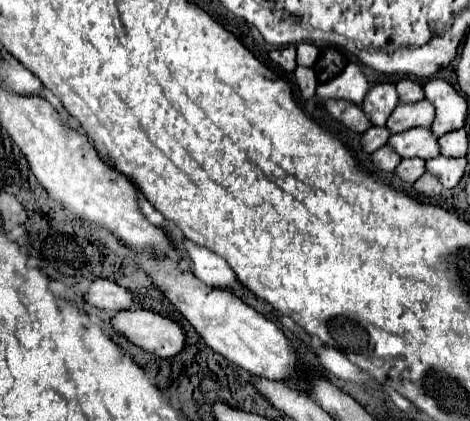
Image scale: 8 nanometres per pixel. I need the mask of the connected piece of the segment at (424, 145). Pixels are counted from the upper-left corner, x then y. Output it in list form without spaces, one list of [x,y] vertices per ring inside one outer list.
[[[414,127],[402,133],[396,133],[388,139],[388,145],[402,157],[420,157],[420,159],[432,159],[438,157],[438,139],[432,135],[430,129]]]

